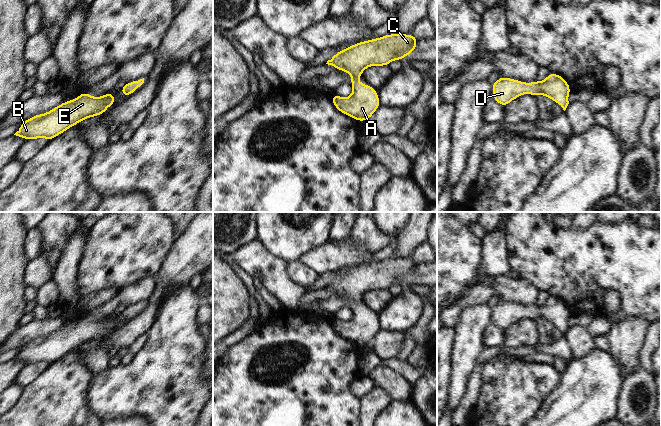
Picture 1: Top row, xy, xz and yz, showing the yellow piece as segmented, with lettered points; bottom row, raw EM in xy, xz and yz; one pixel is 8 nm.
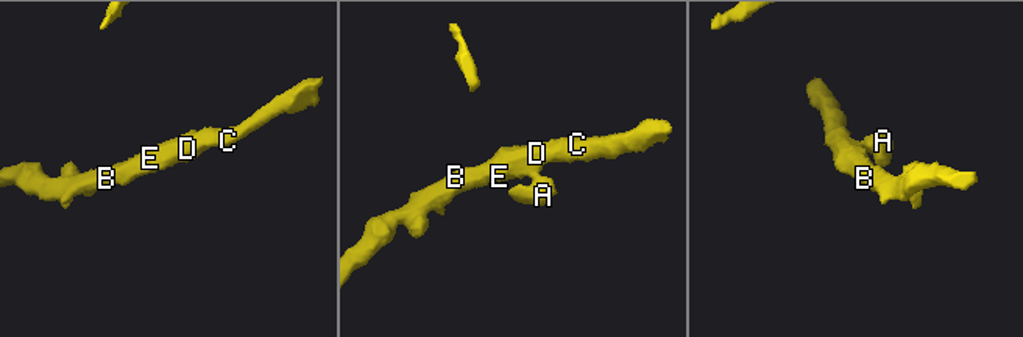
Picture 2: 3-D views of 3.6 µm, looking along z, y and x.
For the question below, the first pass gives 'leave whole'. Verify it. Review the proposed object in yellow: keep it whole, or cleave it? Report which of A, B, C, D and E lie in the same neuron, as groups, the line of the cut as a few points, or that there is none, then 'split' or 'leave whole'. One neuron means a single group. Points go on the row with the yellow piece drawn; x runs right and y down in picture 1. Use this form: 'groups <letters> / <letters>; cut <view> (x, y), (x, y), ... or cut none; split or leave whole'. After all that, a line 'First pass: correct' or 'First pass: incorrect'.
groups A B C D E; cut none; leave whole
First pass: correct

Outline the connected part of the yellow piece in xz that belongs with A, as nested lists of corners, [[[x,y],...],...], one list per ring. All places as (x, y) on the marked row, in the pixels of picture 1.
[[[386,34],[338,51],[326,64],[353,77],[349,81],[353,93],[347,98],[332,94],[331,101],[335,108],[360,122],[371,118],[381,106],[379,95],[374,87],[359,83],[357,79],[370,66],[388,66],[391,61],[401,61],[414,53],[418,41],[419,39],[411,34]]]

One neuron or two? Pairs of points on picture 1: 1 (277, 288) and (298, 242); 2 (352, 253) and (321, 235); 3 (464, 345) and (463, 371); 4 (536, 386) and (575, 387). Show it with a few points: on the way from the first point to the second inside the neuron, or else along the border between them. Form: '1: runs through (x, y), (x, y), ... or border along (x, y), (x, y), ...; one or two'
1: border along (266, 248), (286, 262); two
2: border along (329, 239), (308, 250); two
3: runs through (464, 351), (463, 365); one
4: border along (561, 375), (559, 383), (541, 405); two

